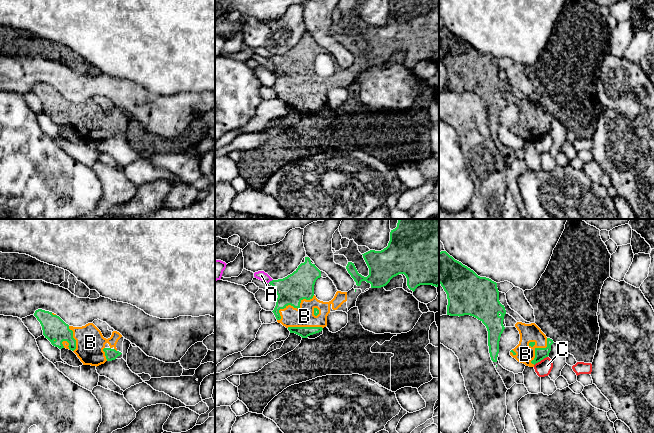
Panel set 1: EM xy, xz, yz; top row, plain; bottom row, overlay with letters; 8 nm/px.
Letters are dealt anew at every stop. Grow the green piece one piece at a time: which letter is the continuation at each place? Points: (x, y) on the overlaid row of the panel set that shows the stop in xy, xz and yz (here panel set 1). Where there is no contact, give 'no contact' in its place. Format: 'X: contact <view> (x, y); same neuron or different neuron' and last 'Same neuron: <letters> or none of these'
A: contact xz (270, 281); different neuron
B: contact xz (293, 306); same neuron
C: contact yz (540, 360); different neuron
Same neuron: B

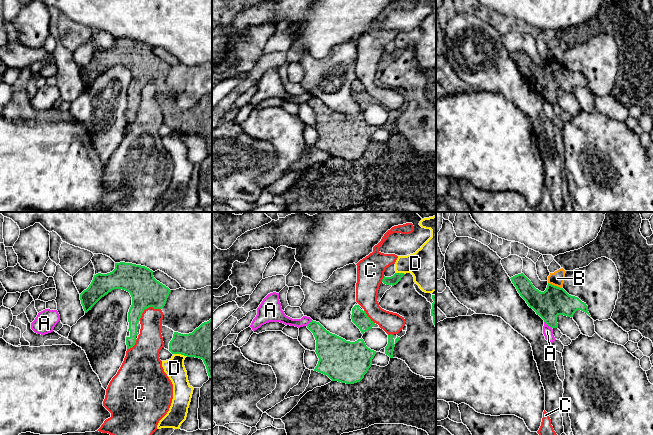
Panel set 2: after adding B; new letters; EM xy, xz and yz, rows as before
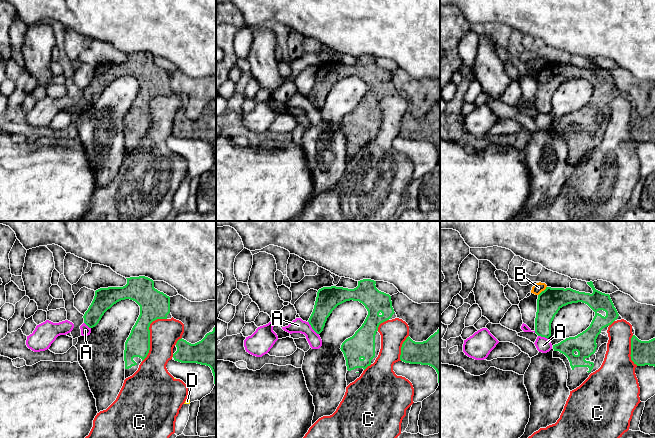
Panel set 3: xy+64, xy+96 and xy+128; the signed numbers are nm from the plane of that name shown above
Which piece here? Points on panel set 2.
A: contact yz (548, 325); different neuron
B: contact yz (555, 286); different neuron
C: contact xy (147, 307); different neuron
D: contact xy (180, 353); different neuron
Same neuron: none of these

